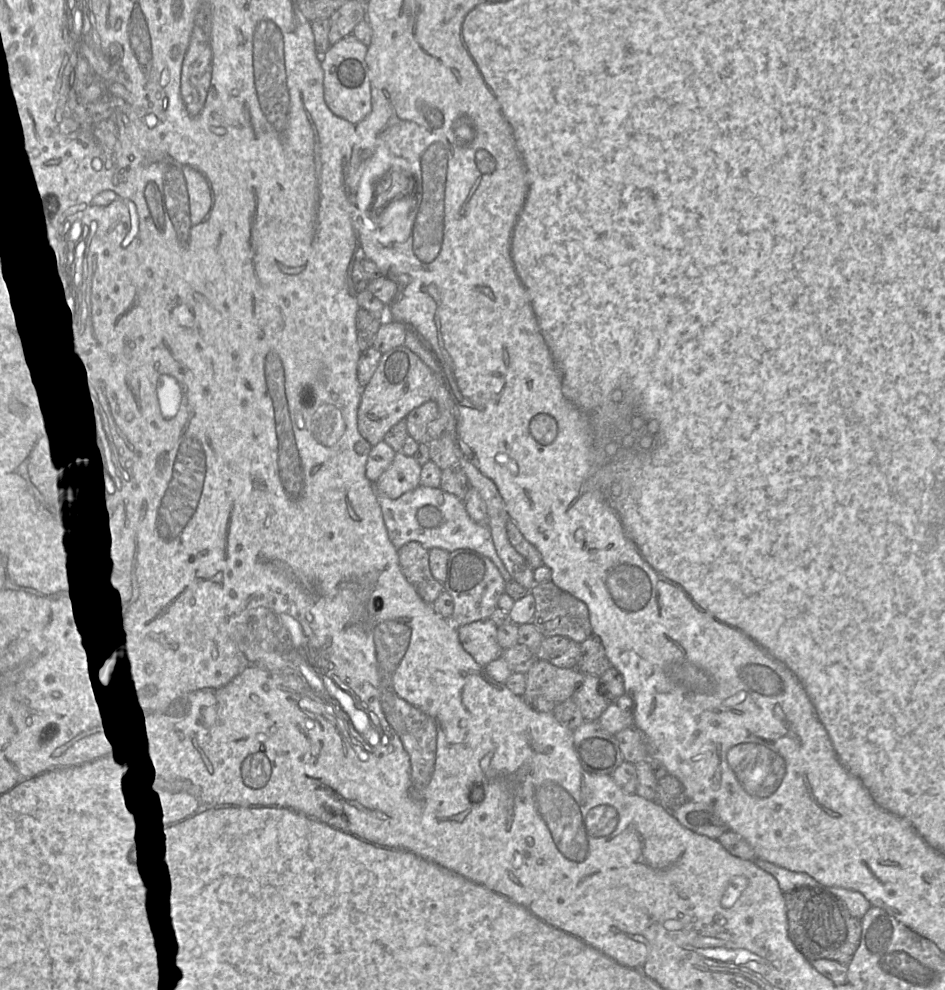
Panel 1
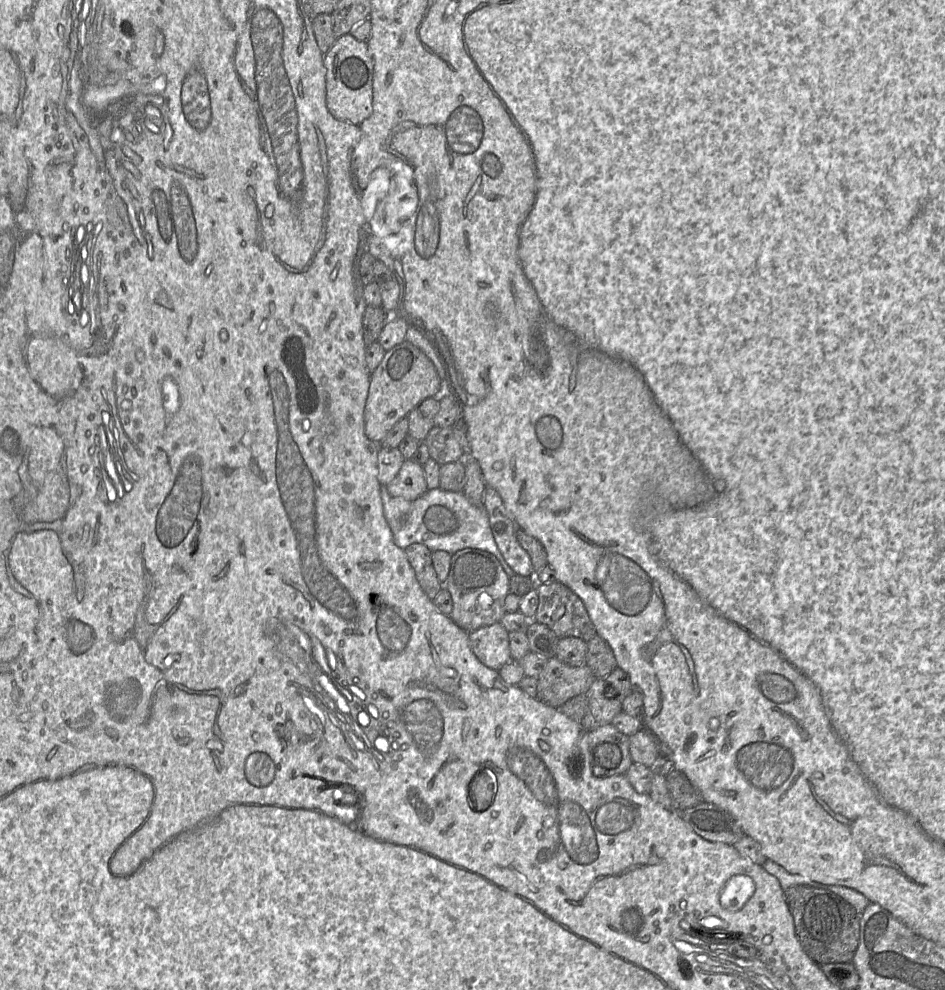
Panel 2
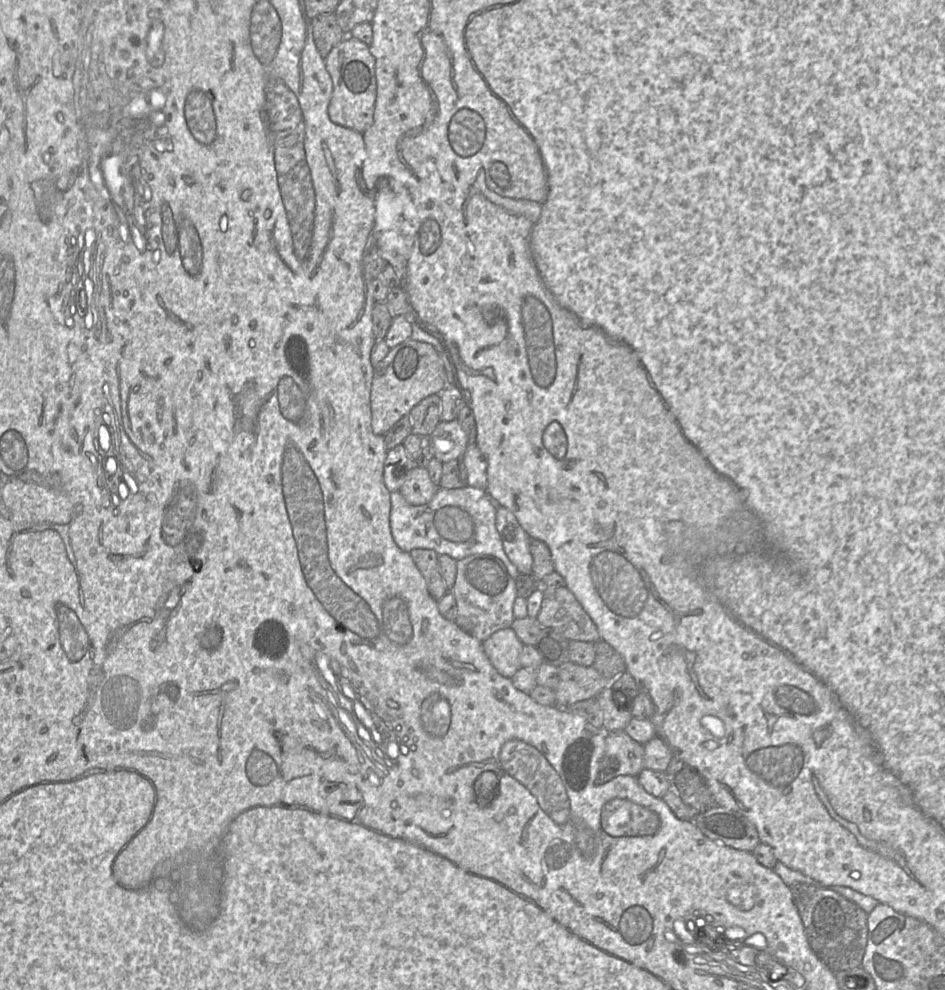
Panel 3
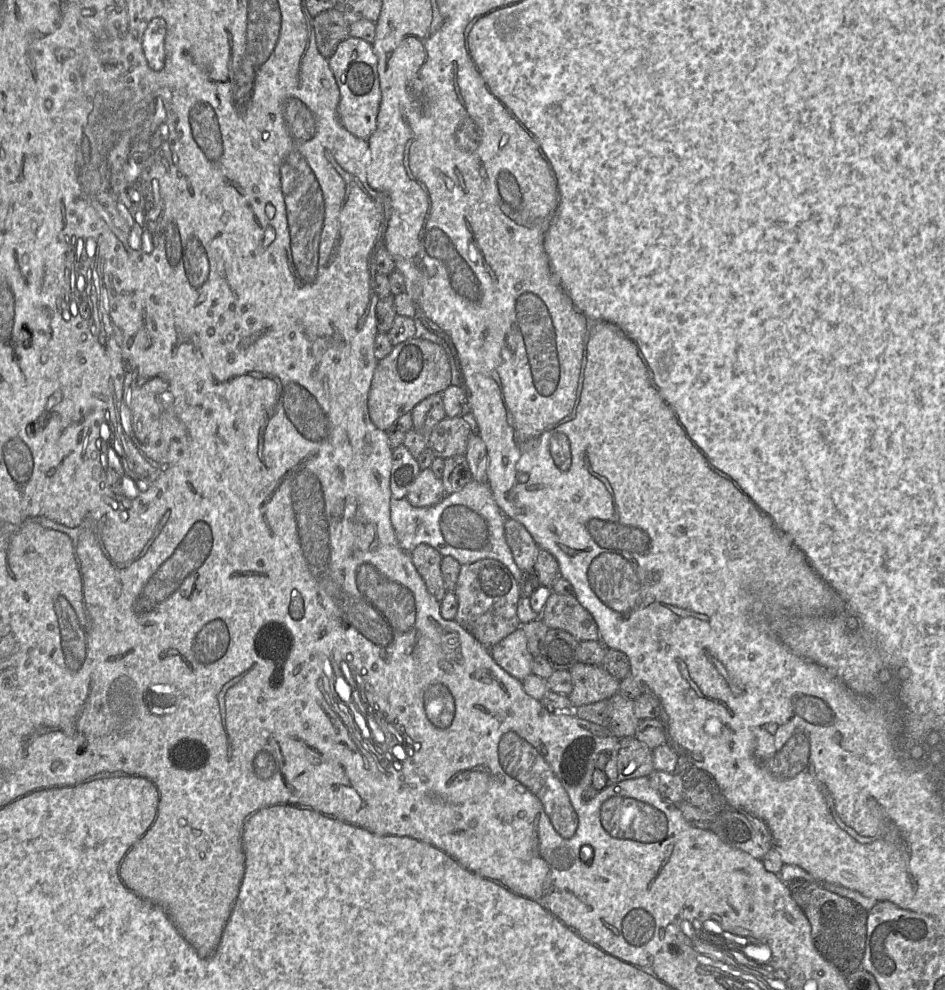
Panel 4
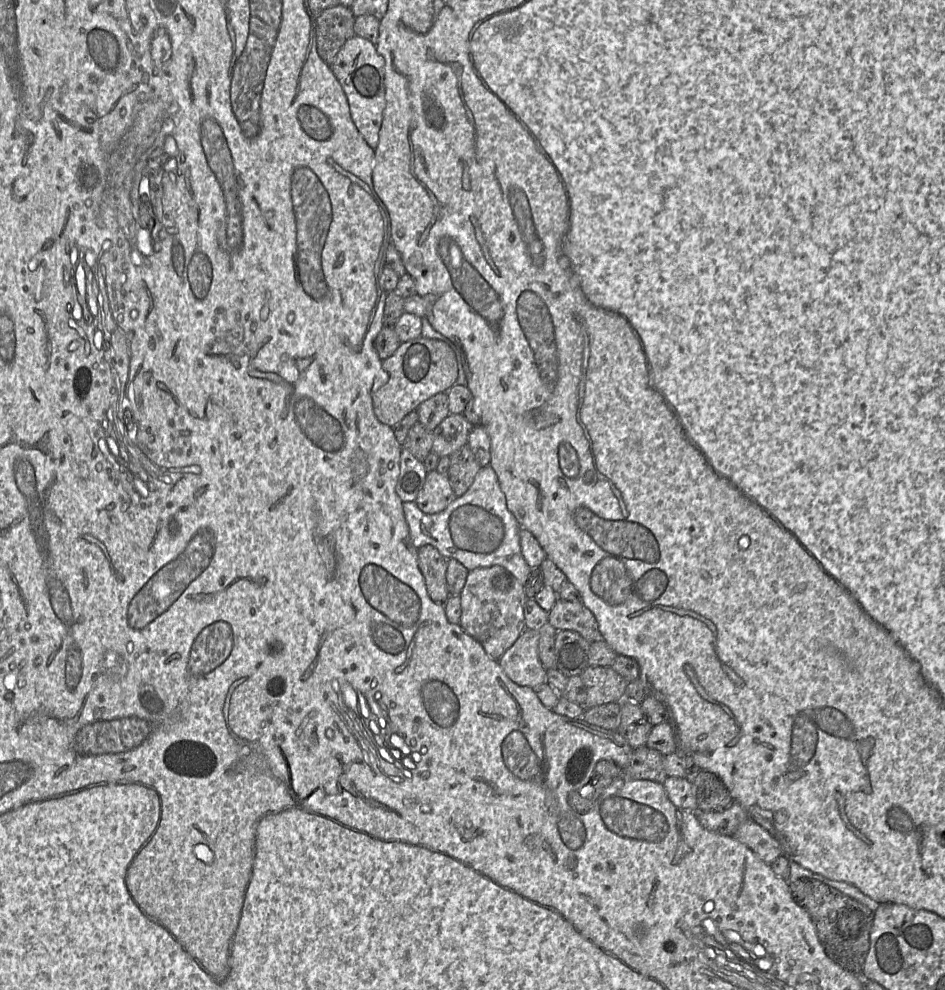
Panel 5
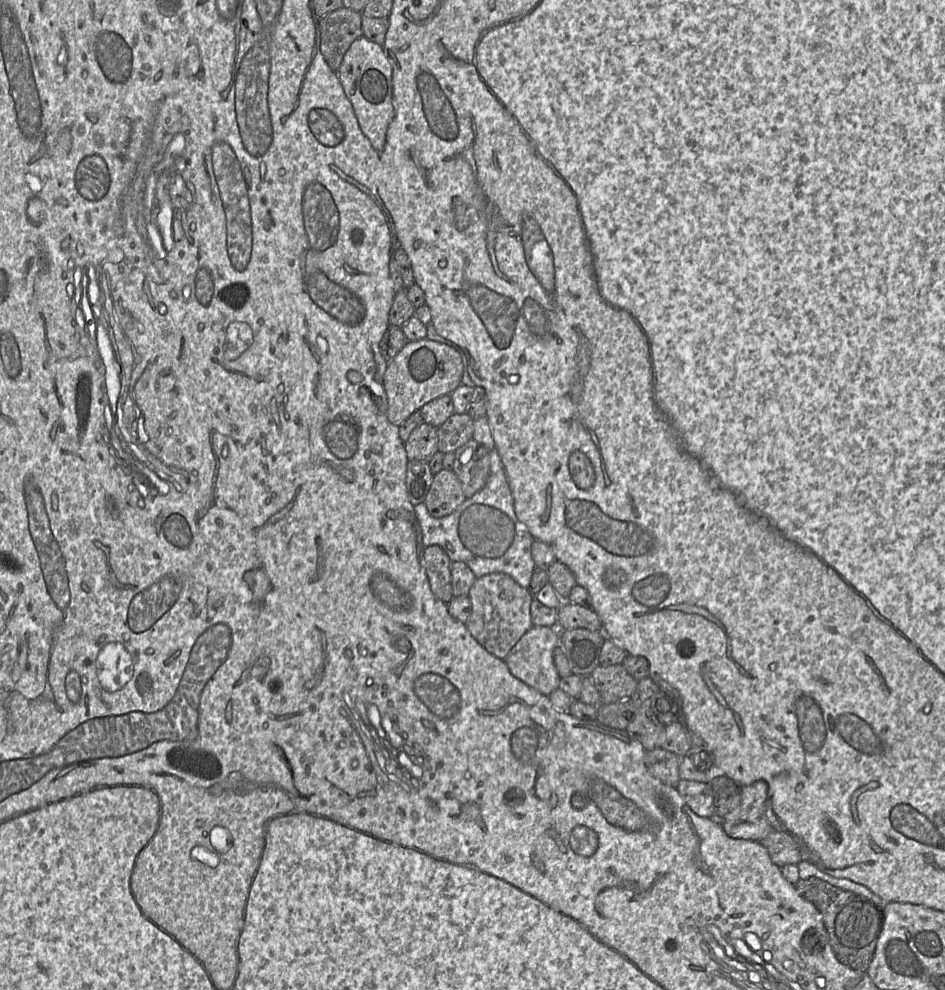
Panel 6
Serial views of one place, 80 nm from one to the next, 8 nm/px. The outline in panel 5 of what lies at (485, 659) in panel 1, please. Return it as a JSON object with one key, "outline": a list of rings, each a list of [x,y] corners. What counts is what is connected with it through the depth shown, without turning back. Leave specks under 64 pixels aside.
{"outline":[[[526,628],[498,660],[505,674],[520,686],[536,688],[547,683],[547,670],[539,658],[539,632]]]}

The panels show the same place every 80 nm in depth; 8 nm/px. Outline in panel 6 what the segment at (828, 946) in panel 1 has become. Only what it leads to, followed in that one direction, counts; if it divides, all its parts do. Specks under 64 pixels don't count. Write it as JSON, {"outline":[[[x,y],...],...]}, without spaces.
{"outline":[[[815,877],[800,879],[795,887],[820,912],[837,960],[854,970],[866,972],[875,953],[883,909],[887,903],[883,901],[883,905],[875,904],[864,896],[837,888]]]}

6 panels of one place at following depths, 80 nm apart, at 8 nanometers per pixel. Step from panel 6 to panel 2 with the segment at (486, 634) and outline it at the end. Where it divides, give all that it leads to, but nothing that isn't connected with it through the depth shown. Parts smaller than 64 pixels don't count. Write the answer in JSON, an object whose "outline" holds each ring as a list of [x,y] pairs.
{"outline":[[[464,548],[452,554],[444,589],[450,593],[453,601],[453,609],[449,617],[458,627],[468,633],[499,623],[507,613],[504,602],[510,593],[509,577],[499,560],[489,552]]]}

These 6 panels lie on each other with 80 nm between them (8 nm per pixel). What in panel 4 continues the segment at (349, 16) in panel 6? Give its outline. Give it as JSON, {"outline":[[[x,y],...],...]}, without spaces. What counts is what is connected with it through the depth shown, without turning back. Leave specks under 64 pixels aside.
{"outline":[[[339,7],[318,14],[313,21],[316,45],[321,55],[328,60],[340,42],[350,36],[350,25]]]}

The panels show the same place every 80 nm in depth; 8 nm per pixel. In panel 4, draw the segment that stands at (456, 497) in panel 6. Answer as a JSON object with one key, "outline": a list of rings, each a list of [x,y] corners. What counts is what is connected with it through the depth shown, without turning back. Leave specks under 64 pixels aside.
{"outline":[[[427,468],[419,472],[406,499],[412,506],[430,507],[440,503],[446,495],[442,480]]]}

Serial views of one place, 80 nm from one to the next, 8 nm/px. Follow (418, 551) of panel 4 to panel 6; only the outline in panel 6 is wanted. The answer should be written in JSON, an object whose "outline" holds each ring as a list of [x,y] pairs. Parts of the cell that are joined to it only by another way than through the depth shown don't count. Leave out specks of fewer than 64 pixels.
{"outline":[[[437,545],[424,547],[423,564],[433,594],[444,603],[449,603],[454,595],[451,585],[452,561]]]}

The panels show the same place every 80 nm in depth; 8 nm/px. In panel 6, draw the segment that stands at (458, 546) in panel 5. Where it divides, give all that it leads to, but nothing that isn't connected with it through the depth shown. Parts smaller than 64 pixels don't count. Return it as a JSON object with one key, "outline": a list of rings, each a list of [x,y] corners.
{"outline":[[[494,447],[490,452],[490,475],[486,485],[466,500],[451,514],[436,518],[429,514],[424,503],[414,506],[422,530],[424,547],[440,546],[451,561],[465,563],[477,578],[490,573],[505,573],[511,576],[523,588],[529,588],[533,571],[536,567],[532,558],[531,547],[534,537],[526,525],[520,522],[515,514],[512,492],[505,474],[501,458]]]}

